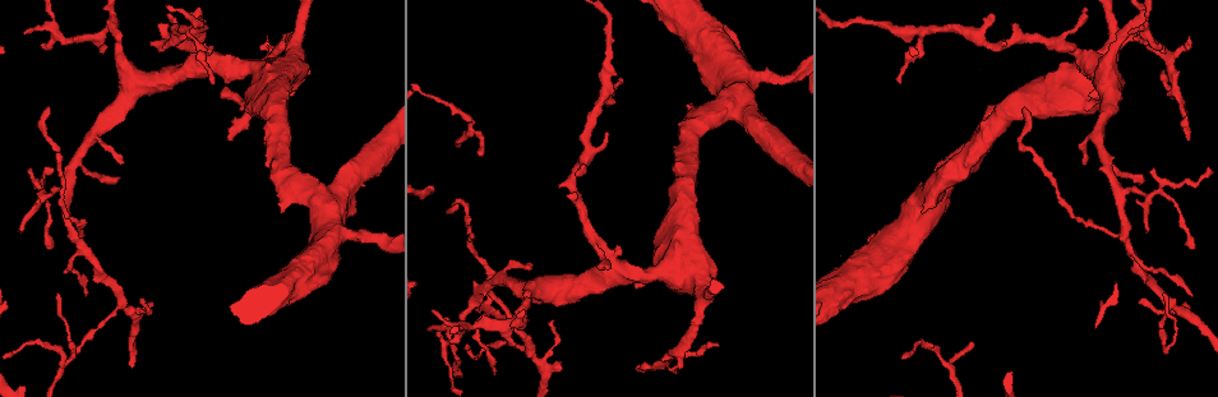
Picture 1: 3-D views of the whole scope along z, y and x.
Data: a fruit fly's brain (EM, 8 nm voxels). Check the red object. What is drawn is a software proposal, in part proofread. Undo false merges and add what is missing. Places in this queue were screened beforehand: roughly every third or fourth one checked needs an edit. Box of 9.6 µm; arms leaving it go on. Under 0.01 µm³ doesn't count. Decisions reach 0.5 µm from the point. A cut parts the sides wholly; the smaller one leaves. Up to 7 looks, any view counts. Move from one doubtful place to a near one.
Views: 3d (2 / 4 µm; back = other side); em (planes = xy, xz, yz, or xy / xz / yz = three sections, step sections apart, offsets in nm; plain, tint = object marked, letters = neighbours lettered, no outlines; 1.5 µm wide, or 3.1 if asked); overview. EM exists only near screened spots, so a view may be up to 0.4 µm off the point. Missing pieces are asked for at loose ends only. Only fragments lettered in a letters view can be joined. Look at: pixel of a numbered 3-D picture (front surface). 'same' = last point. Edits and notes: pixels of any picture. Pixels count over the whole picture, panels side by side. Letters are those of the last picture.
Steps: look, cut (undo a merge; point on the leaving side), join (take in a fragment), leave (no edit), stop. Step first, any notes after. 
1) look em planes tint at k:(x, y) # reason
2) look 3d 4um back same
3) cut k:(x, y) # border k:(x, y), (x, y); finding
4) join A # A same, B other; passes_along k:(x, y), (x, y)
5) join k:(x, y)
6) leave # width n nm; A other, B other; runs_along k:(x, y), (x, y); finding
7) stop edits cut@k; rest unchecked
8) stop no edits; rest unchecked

look em planes tint at 1:(66, 364) # arms part here

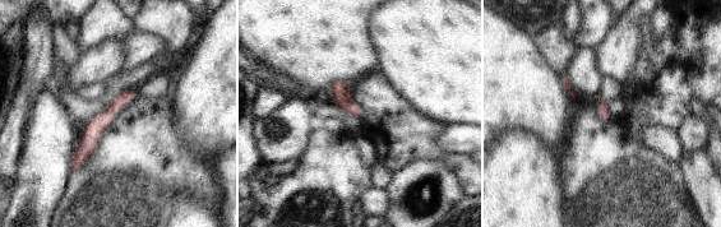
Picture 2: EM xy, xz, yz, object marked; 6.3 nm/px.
look em planes letters same

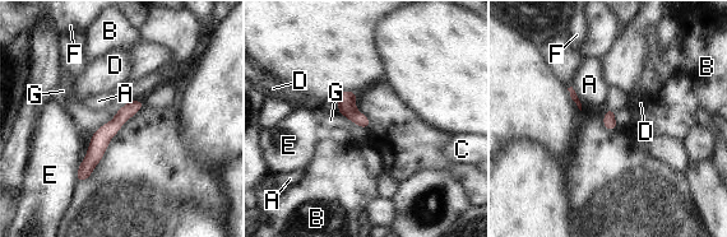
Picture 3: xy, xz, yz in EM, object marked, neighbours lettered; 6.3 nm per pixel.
leave # A other, B other, C other, D other, E other, F other, G other; border 3:(116, 111), (109, 121), (91, 134); one neuron here

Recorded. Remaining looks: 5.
look 3d 4um at 1:(1187, 304) # branch stops here

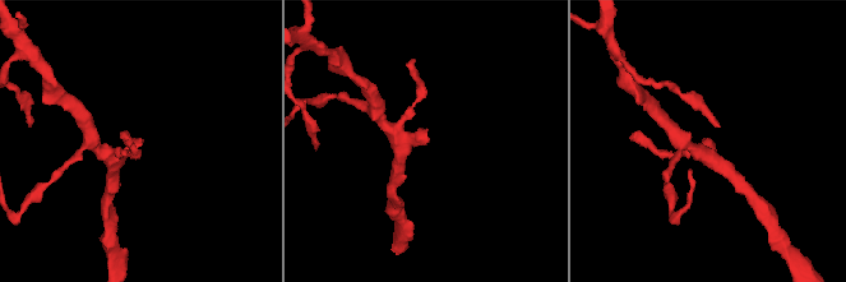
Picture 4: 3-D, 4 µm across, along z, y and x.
look em planes tint at 4:(712, 140) # arm_widths 200, 200 nm

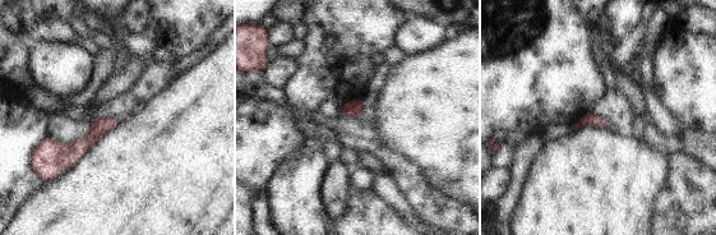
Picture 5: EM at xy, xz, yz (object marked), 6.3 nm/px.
look em planes letters same

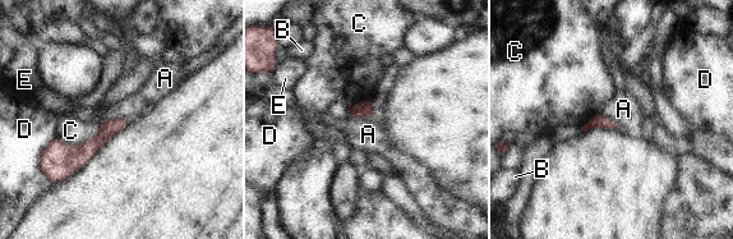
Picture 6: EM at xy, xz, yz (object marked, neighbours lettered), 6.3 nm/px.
leave # longest_contact C 300 nm; A other, B other, C other, D other, E other; none of them fits

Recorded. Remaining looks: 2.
look em xz step 8 letters at 1:(715, 345) # branch stops here

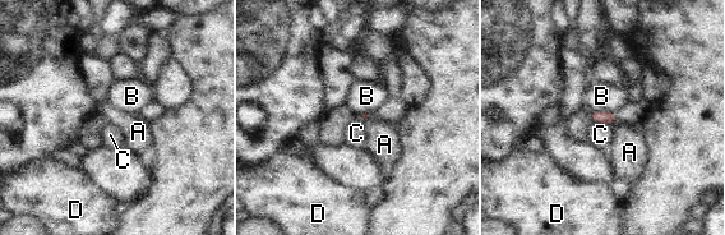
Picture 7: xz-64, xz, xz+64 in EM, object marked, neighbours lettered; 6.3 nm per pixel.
look em planes letters same

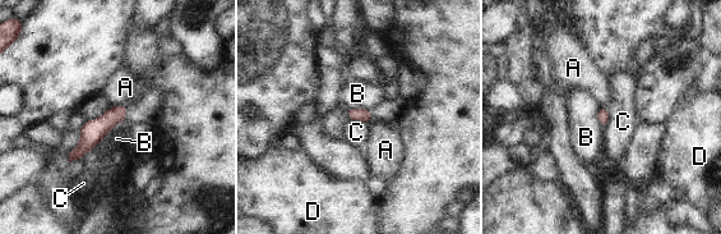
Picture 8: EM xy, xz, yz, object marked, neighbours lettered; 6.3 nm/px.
leave # A other, B other, C other, D other; border 8:(604, 106), (609, 120), (602, 128); none of them fits

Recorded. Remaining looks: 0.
stop no edits; rest unchecked

